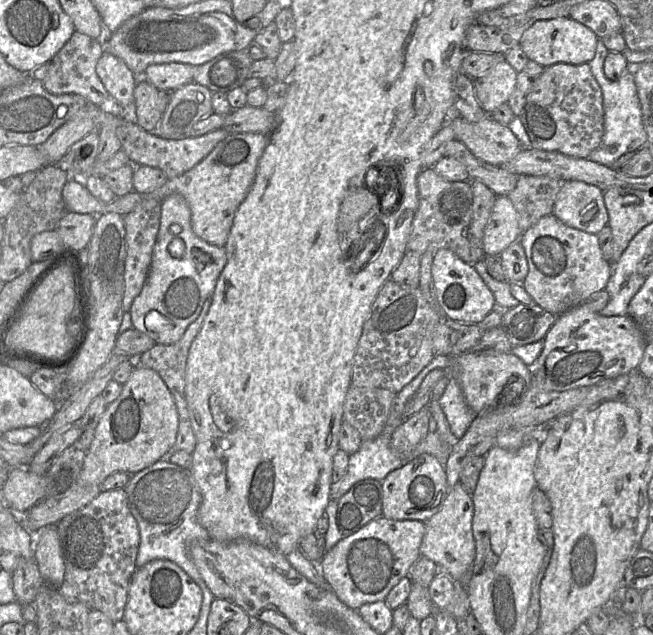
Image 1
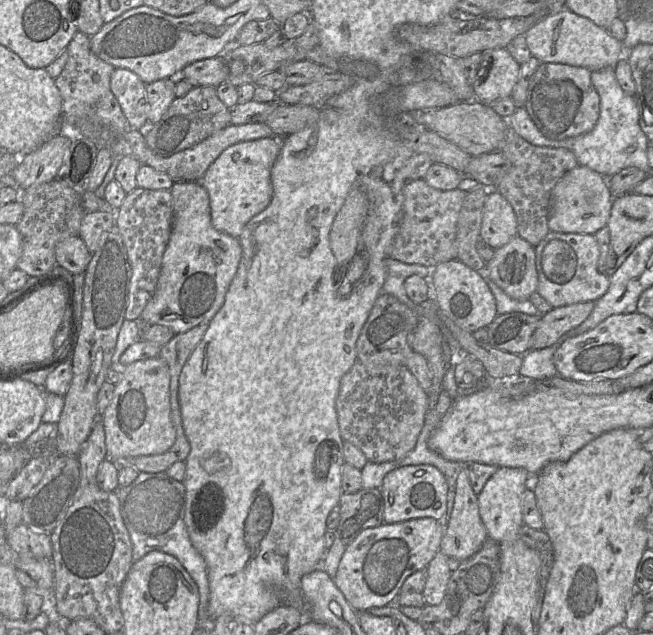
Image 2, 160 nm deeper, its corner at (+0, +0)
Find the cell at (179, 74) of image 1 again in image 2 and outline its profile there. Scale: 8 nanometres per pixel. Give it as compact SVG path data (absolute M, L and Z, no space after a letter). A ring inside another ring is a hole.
M222 56L195 61L185 66L177 78L186 79L193 87L213 86L224 83L227 78L227 68Z

